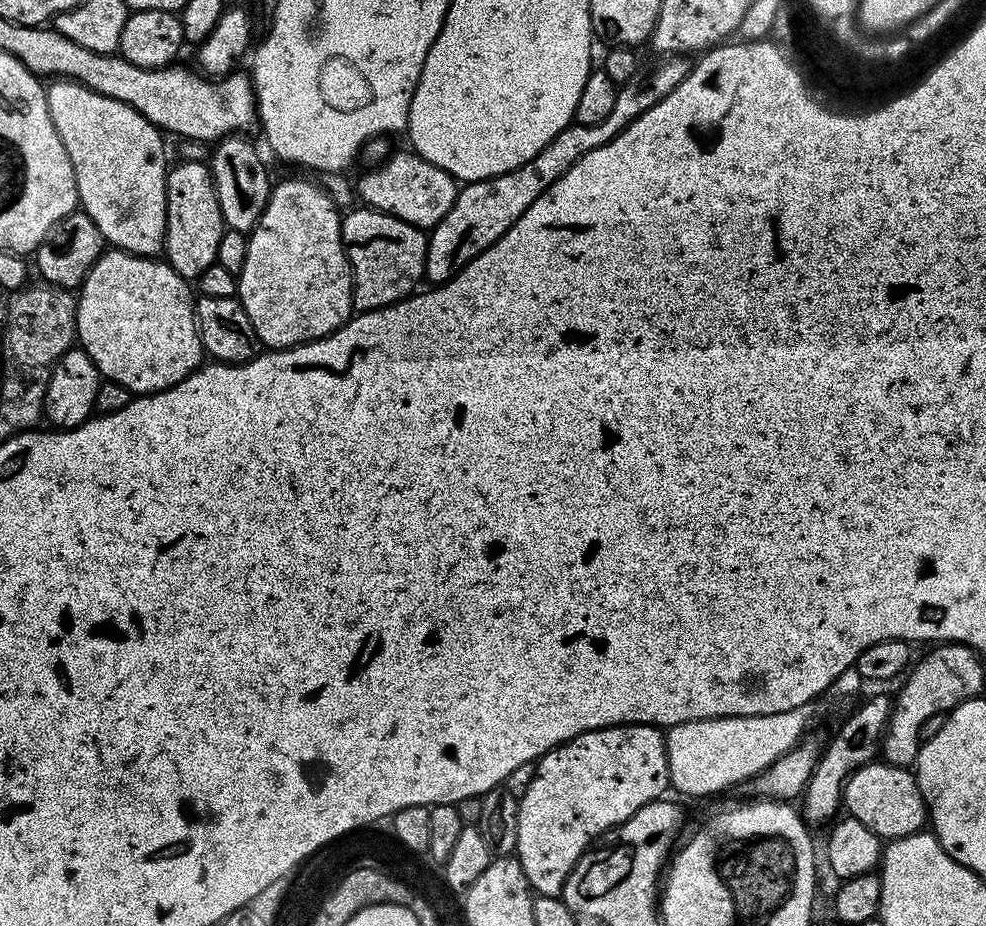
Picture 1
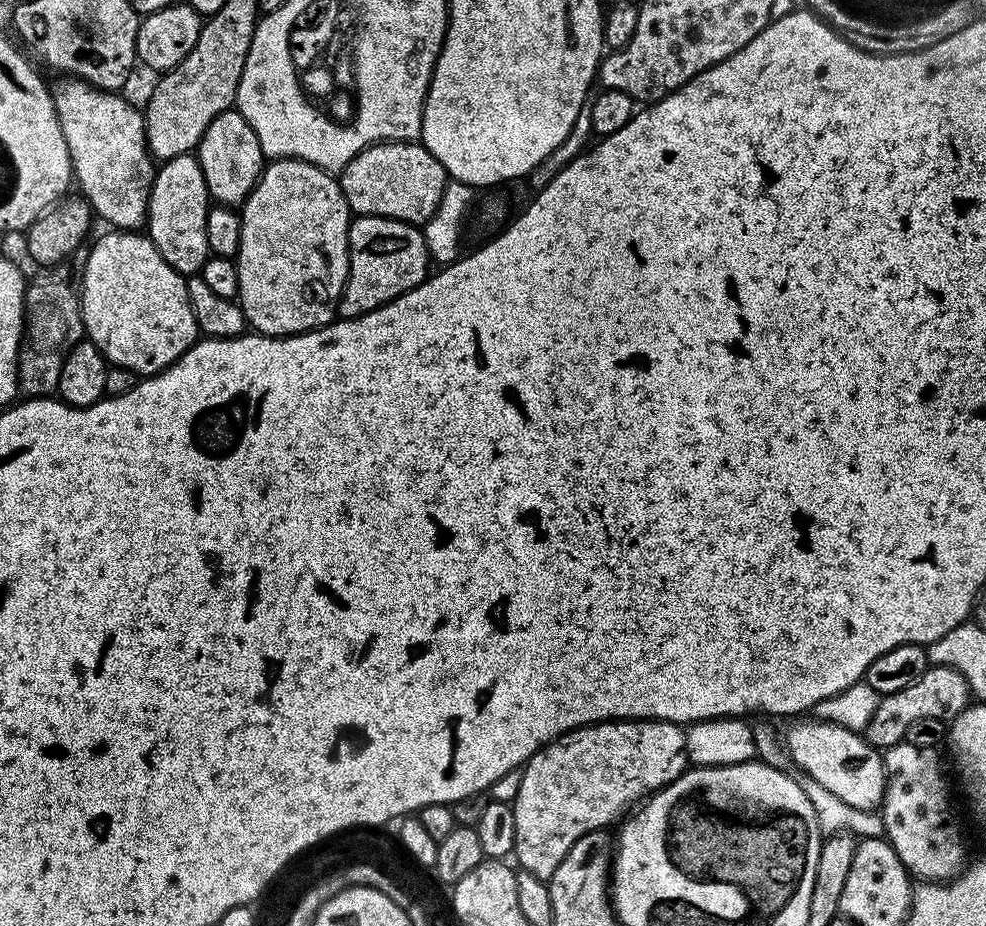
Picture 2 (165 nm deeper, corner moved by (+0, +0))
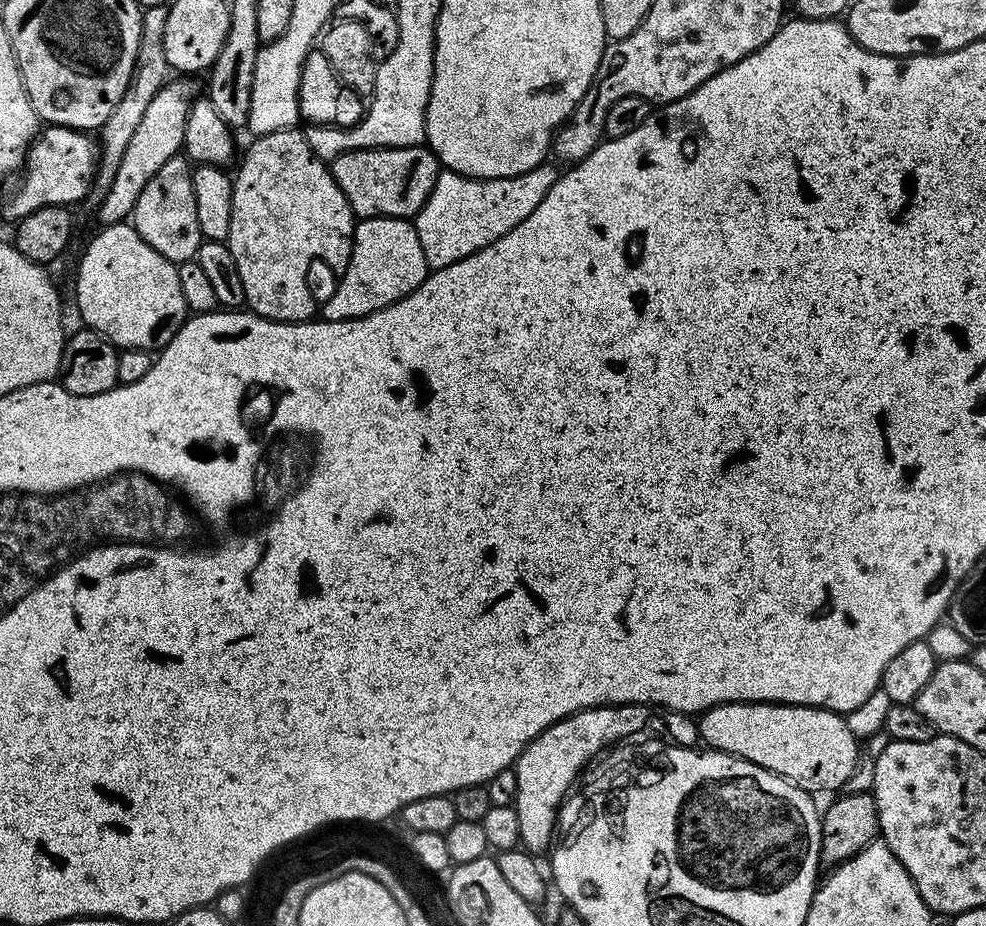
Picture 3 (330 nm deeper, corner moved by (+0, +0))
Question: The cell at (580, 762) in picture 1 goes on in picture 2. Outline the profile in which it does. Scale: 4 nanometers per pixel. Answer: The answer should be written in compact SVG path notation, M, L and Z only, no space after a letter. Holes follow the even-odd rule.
M617 720L576 728L551 740L545 748L539 748L528 763L523 765L522 786L518 786L518 798L511 803L516 831L515 863L547 882L554 870L558 870L558 862L562 862L562 858L570 854L570 846L574 846L578 838L582 838L587 832L607 829L607 824L615 825L637 802L665 788L688 771L690 761L684 733L685 729L681 725L667 724L664 720Z

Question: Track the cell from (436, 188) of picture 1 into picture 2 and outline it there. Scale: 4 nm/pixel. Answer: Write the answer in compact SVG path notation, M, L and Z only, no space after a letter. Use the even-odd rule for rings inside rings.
M420 142L371 144L338 173L338 179L349 209L356 216L385 216L413 226L422 226L432 217L434 210L438 210L438 202L442 202L444 187L450 183L442 162L438 162L438 158L434 158L434 154L430 154L430 150Z

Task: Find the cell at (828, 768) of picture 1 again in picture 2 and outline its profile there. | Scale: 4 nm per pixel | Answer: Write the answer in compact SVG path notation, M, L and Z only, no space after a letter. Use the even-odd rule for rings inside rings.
M930 666L918 678L918 682L910 682L906 690L898 690L894 694L881 699L878 710L874 710L874 718L870 718L870 726L864 729L862 735L873 748L887 750L901 743L906 729L918 722L918 718L938 718L947 721L953 718L970 704L970 689L966 678L958 674L958 670Z

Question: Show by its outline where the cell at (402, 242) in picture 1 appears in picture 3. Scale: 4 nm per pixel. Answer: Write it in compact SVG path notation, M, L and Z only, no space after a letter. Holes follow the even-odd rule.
M370 216L361 219L357 223L354 234L352 235L352 253L350 254L350 262L346 266L344 272L339 273L338 280L340 285L333 290L328 296L328 301L323 301L322 316L325 320L353 320L354 318L362 318L366 314L370 314L374 310L382 310L386 306L390 306L394 302L398 302L402 298L406 298L414 290L418 290L418 286L422 286L422 282L427 278L430 269L426 262L426 254L422 254L422 242L418 242L418 234L416 233L415 223L409 222L407 219L399 220L393 216Z

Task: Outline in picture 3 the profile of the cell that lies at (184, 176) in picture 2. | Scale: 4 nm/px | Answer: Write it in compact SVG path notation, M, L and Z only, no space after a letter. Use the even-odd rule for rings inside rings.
M187 155L171 156L146 182L146 190L138 194L138 202L134 206L130 223L141 238L150 245L162 258L177 266L185 264L187 260L195 260L196 251L202 239L198 226L198 209L194 203L194 186L192 185L193 165Z

